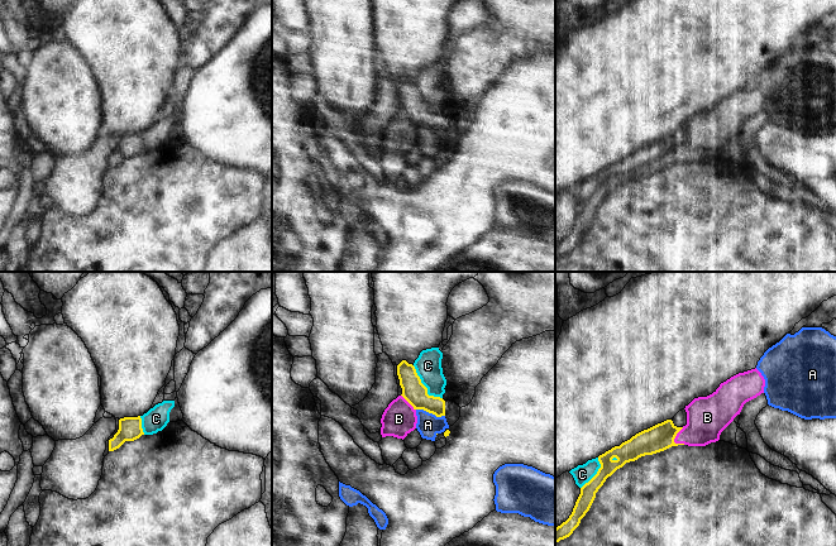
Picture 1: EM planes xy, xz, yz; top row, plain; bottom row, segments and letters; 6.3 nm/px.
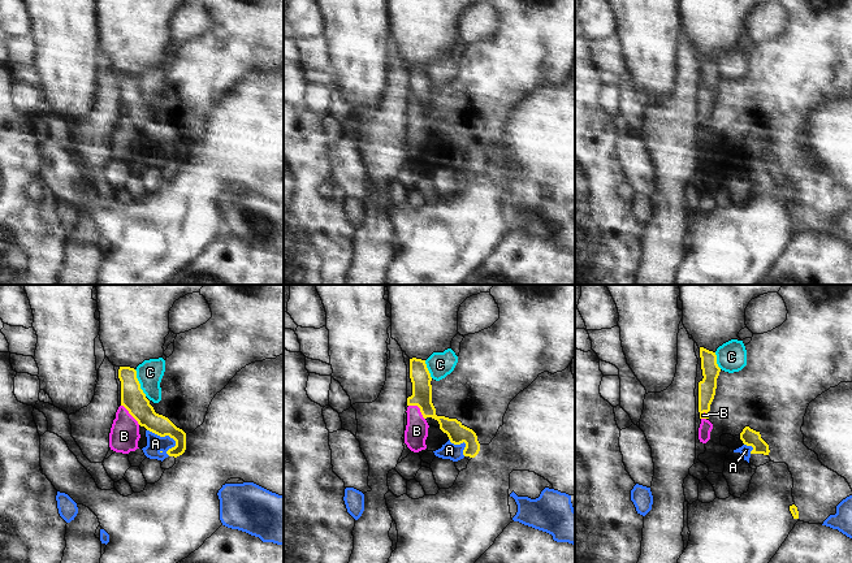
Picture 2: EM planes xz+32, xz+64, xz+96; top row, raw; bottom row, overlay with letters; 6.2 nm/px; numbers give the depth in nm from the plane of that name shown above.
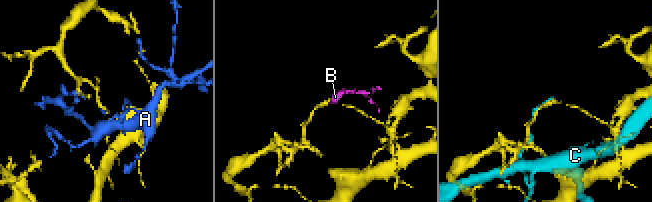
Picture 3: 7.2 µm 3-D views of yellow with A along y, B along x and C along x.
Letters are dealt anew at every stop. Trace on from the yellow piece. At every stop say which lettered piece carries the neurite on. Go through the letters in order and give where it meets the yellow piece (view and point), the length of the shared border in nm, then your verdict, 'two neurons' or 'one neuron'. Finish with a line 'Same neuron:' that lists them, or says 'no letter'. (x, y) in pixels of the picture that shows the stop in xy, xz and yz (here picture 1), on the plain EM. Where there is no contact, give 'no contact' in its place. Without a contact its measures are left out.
A: meets yellow in xz at (430, 129); contact 190 nm long; two neurons
B: meets yellow in yz at (676, 152); contact 120 nm long; two neurons
C: meets yellow in xz at (425, 104); contact 280 nm long; two neurons
Same neuron: no letter

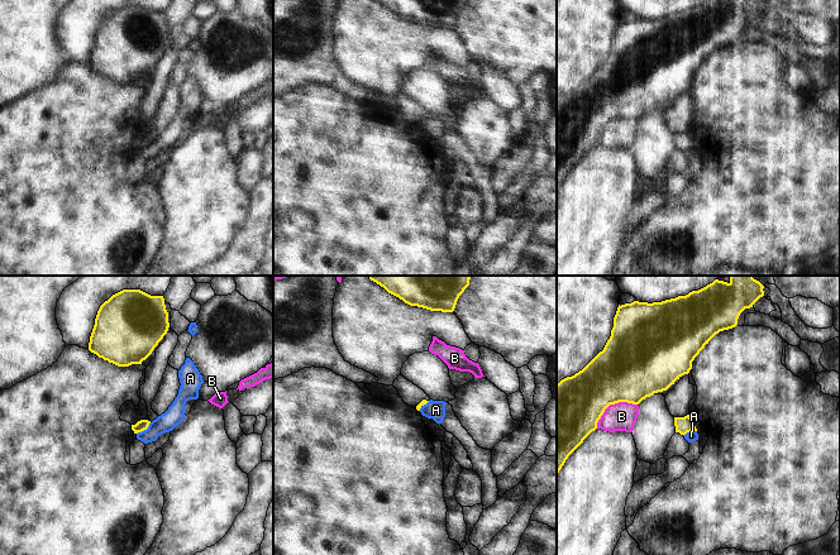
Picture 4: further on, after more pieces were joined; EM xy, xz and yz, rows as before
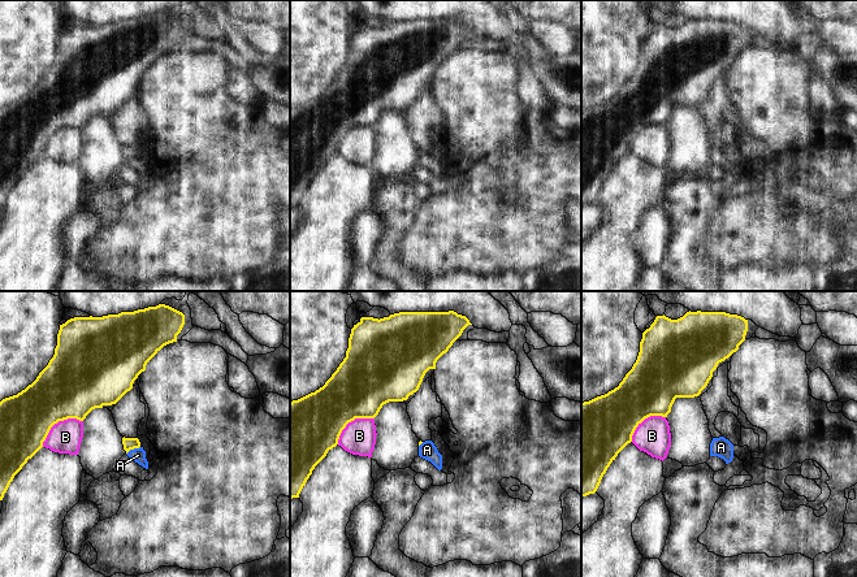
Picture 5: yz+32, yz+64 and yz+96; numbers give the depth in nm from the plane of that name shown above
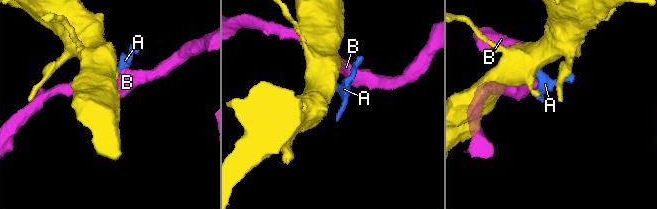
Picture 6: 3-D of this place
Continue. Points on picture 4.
A: meets yellow in xy at (144, 146); contact 120 nm long; two neurons
B: meets yellow in yz at (611, 120); contact 300 nm long; two neurons
Same neuron: no letter

